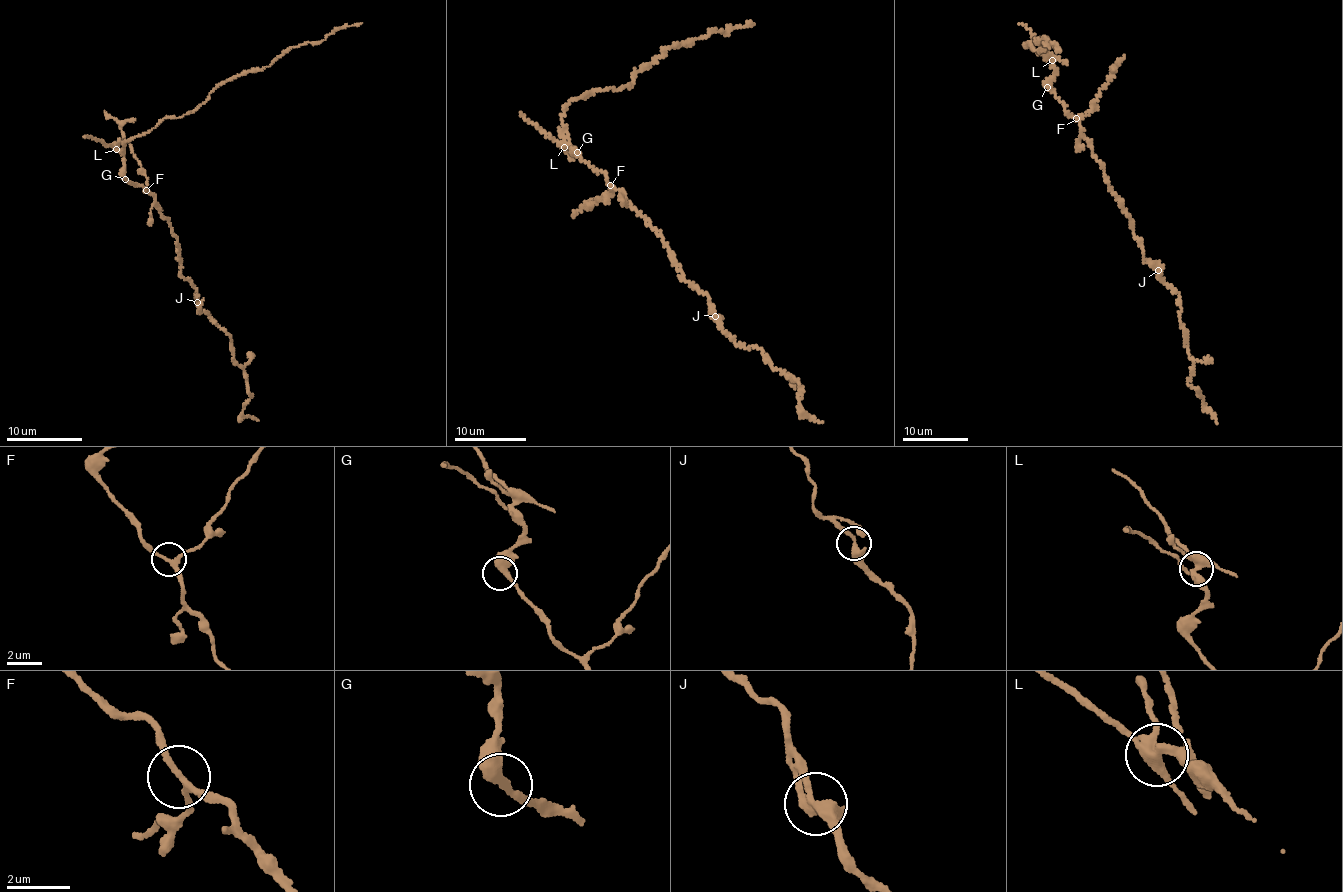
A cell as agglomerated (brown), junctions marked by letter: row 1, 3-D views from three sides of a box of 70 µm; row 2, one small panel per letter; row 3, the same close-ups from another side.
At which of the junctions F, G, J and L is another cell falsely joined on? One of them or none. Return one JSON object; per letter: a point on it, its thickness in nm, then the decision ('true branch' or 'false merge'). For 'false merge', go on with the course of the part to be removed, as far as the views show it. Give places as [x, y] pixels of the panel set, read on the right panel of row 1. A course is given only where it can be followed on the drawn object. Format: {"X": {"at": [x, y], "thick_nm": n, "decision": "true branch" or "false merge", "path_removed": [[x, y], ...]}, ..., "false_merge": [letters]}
{"F": {"at": [1076, 118], "thick_nm": 180, "decision": "true branch"}, "G": {"at": [1047, 87], "thick_nm": 400, "decision": "true branch"}, "J": {"at": [1158, 270], "thick_nm": 320, "decision": "true branch"}, "L": {"at": [1052, 60], "thick_nm": 360, "decision": "false merge", "path_removed": [[1051, 60], [1031, 32], [1020, 23]]}, "false_merge": ["L"]}

